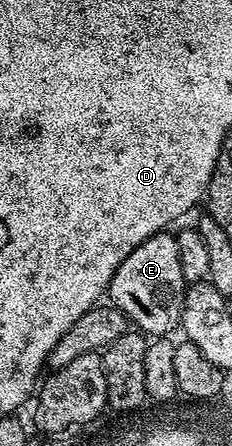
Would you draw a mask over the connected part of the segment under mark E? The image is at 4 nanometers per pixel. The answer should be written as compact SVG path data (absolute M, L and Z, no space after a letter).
M163 232L148 236L144 244L128 252L128 260L124 260L124 264L116 268L116 276L112 276L108 298L133 325L134 322L138 325L135 327L141 333L166 336L171 333L169 330L179 329L187 285L184 272L180 272L180 255L176 252L174 234Z

